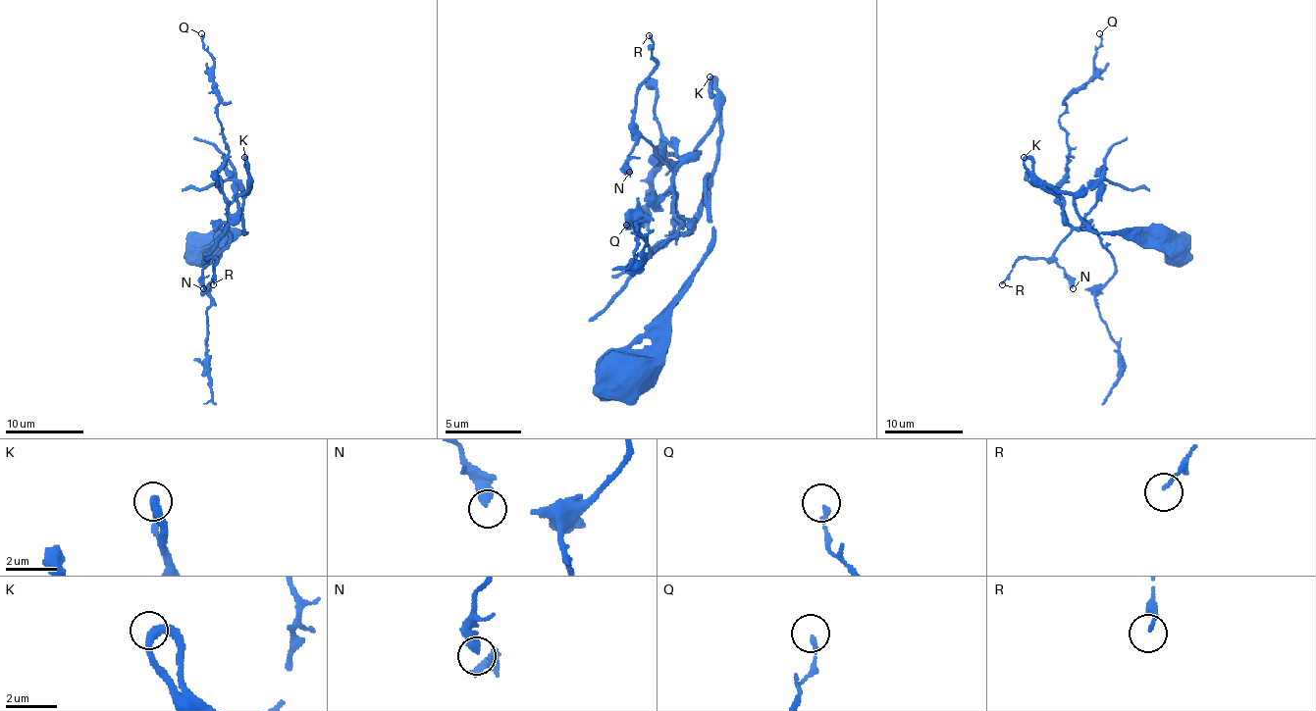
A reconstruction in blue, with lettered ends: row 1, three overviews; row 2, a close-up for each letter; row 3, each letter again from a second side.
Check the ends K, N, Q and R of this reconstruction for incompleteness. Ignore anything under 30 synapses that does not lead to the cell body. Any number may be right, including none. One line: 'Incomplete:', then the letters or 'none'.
Incomplete: none

